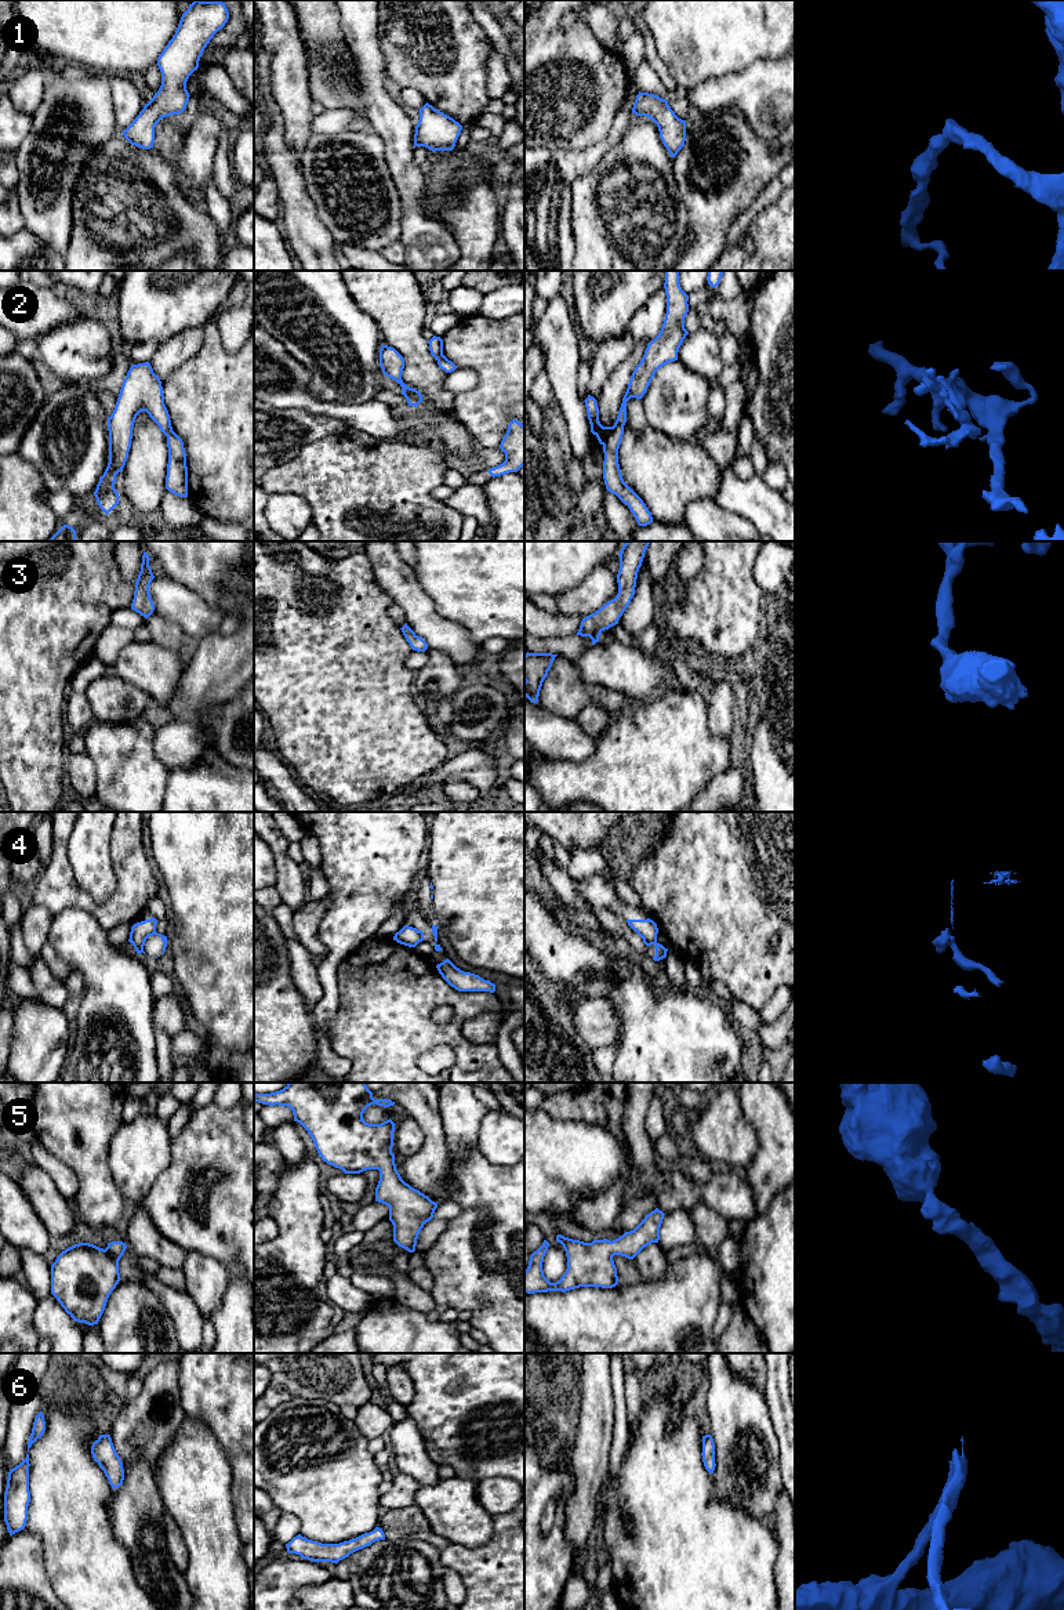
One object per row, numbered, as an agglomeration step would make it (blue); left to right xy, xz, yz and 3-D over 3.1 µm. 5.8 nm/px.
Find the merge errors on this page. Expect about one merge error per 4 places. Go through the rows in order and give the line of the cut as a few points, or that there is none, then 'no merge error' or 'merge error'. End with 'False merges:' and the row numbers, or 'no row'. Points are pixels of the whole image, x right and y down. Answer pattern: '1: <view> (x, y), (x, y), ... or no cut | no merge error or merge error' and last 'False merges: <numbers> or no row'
1: no cut | no merge error
2: yz (621, 424), (607, 435), (603, 445) | merge error
3: no cut | no merge error
4: yz (656, 941), (653, 943) | merge error
5: no cut | no merge error
6: no cut | no merge error
False merges: 2, 4

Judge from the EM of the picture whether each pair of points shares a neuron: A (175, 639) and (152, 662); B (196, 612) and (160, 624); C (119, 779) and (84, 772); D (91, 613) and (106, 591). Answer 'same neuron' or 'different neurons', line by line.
A: different neurons
B: different neurons
C: different neurons
D: same neuron

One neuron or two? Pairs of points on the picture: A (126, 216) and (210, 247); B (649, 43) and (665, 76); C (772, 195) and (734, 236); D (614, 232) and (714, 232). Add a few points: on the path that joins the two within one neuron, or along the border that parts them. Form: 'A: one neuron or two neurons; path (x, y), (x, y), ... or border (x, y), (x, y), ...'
A: one neuron; path (146, 220), (182, 224), (189, 228)
B: one neuron; path (650, 51), (650, 55), (660, 68)
C: one neuron; path (761, 203), (741, 225)
D: two neurons; border (682, 200), (686, 209), (685, 236)

